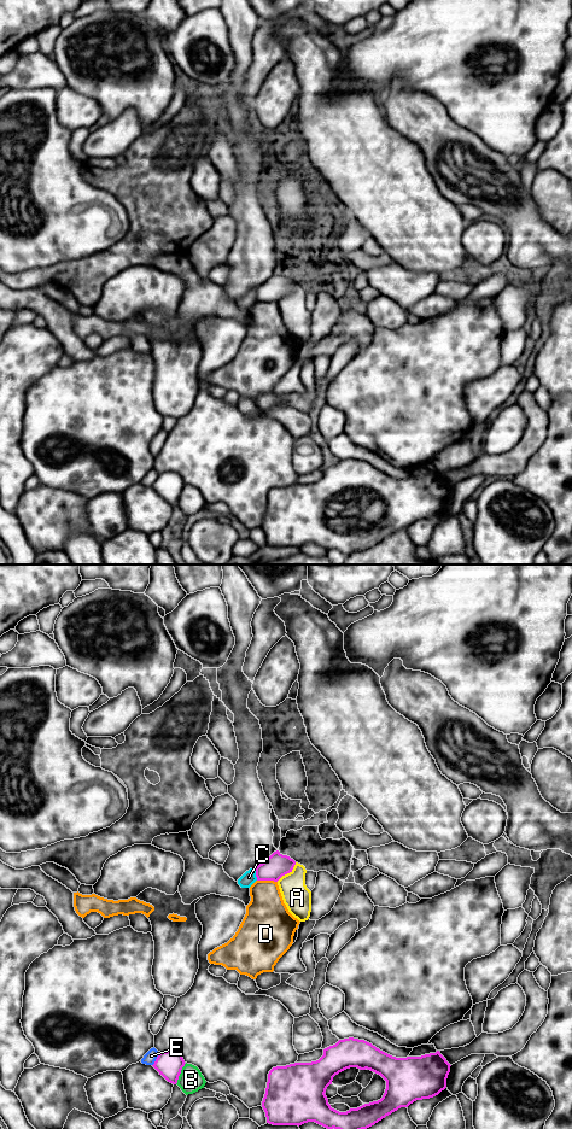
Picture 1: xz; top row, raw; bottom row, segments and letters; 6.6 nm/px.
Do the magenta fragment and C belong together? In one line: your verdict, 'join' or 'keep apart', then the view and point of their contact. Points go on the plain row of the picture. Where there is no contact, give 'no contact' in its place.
keep apart; contact xz (256, 296)

